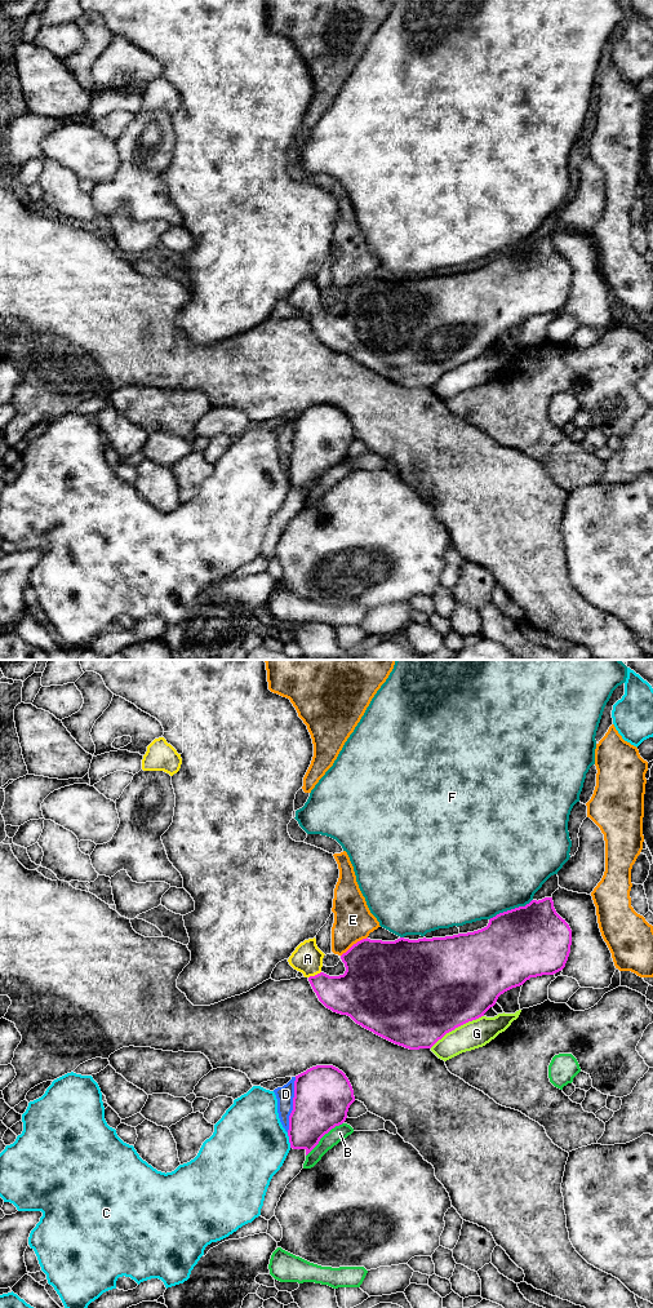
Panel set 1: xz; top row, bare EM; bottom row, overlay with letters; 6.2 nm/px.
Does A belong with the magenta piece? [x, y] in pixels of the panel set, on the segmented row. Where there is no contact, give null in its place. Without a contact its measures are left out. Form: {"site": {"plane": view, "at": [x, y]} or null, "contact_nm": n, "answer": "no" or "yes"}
{"site": {"plane": "xz", "at": [315, 975]}, "contact_nm": 90, "answer": "yes"}

